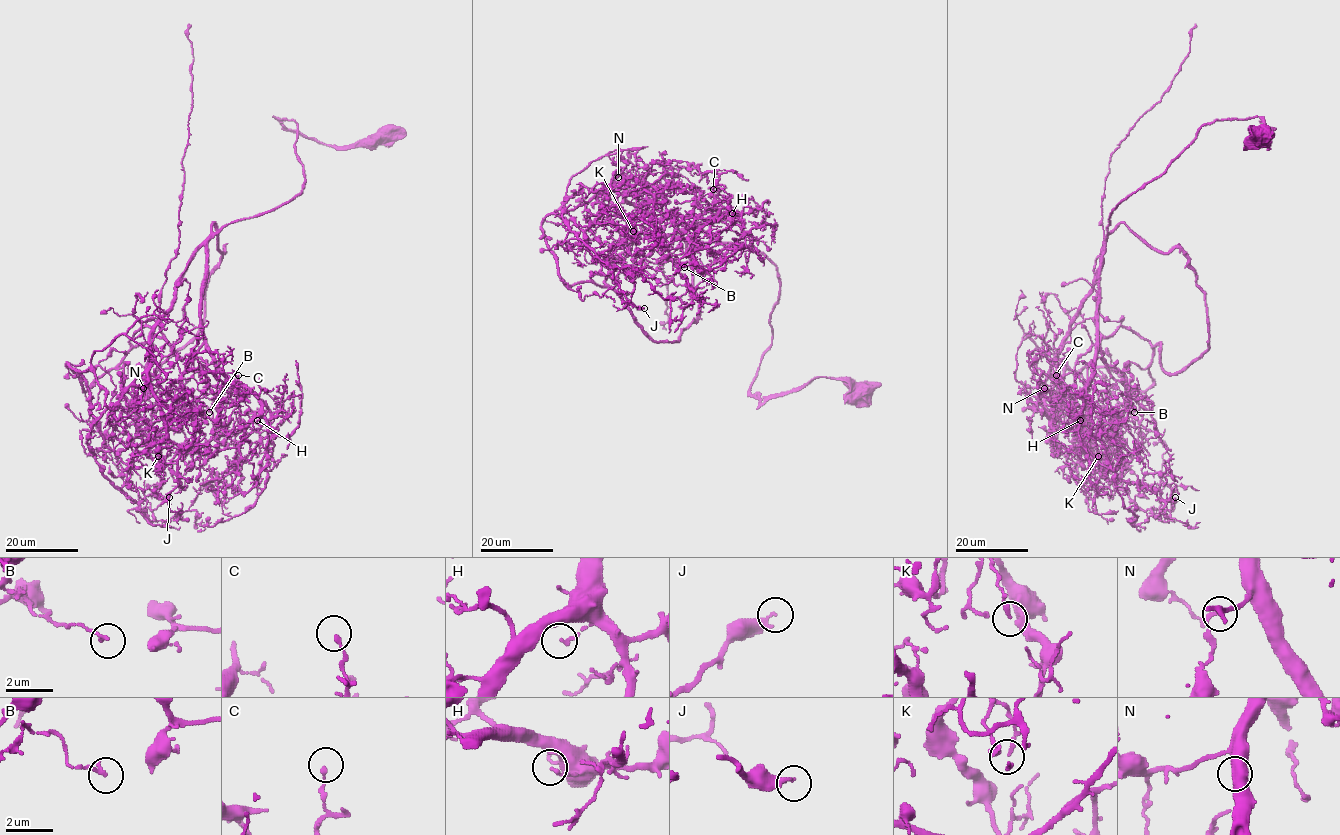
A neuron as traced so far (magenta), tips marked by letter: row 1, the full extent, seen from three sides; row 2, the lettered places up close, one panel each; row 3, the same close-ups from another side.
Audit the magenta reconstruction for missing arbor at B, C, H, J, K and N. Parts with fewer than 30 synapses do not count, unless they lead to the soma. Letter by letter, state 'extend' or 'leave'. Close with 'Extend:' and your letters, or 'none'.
B: leave
C: leave
H: leave
J: leave
K: leave
N: leave
Extend: none

